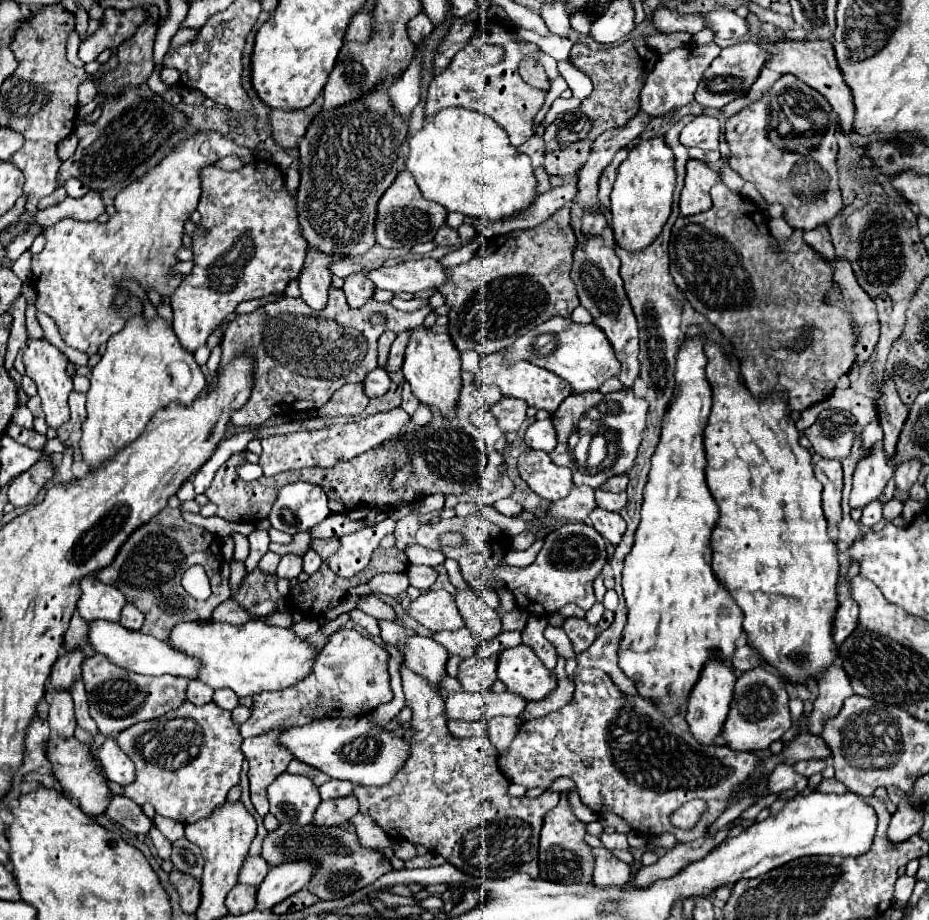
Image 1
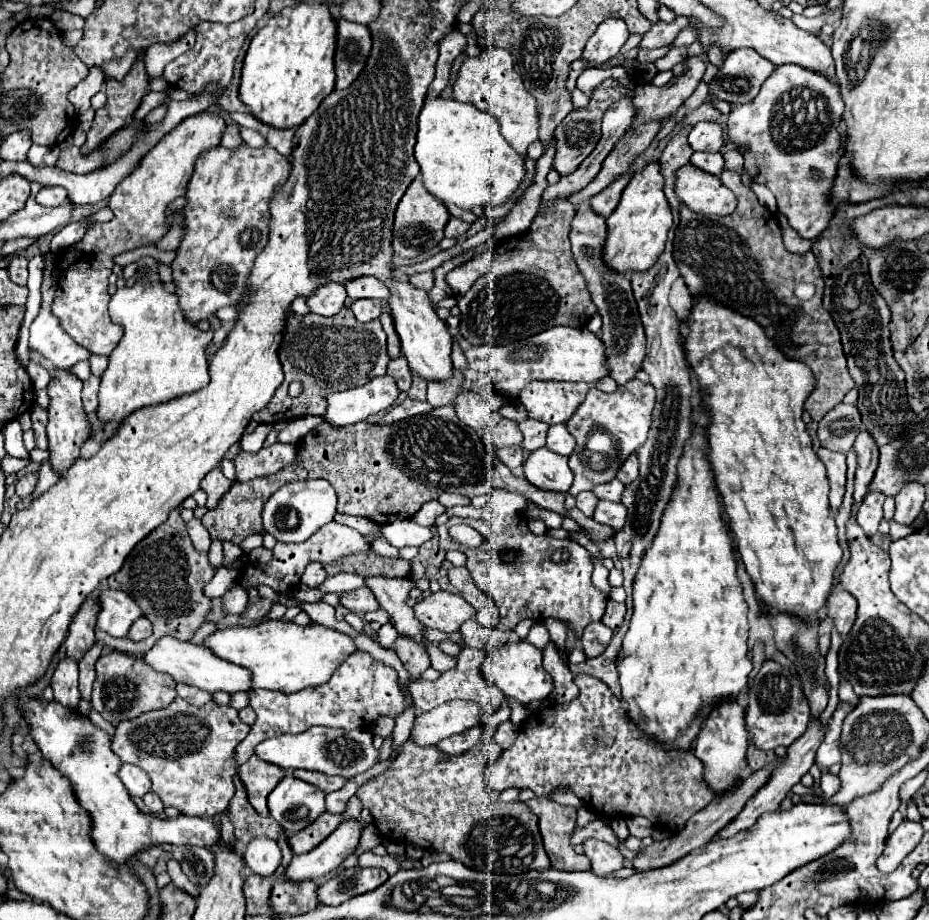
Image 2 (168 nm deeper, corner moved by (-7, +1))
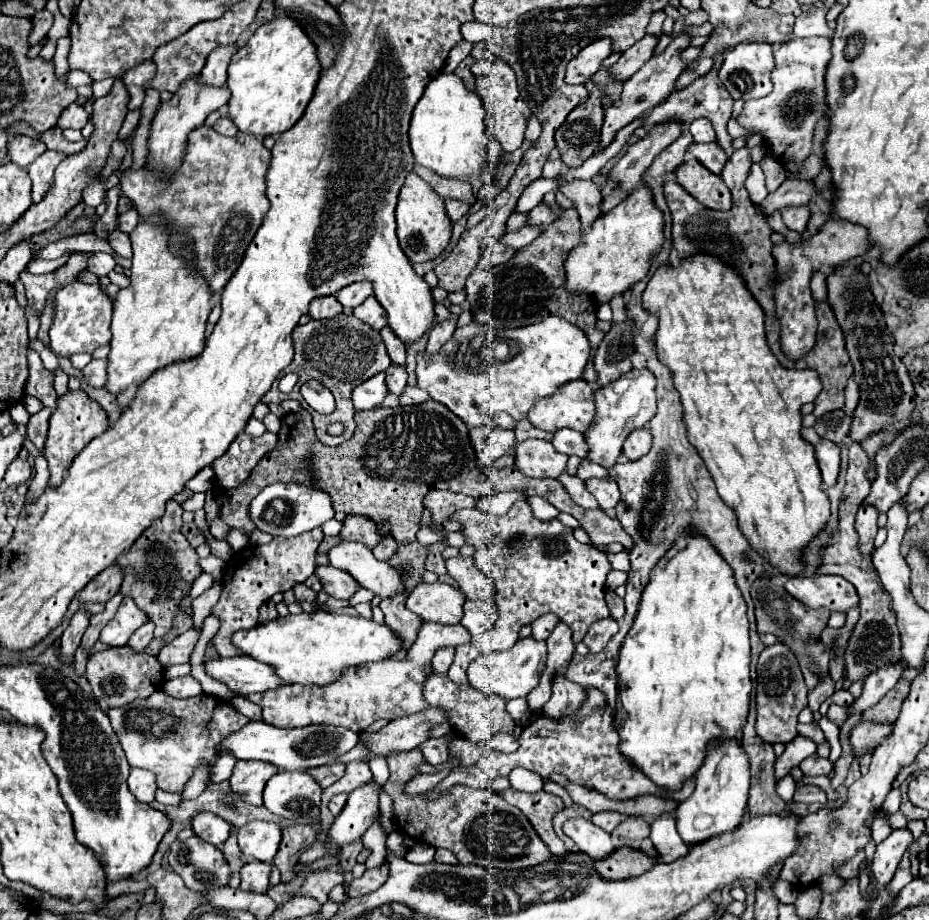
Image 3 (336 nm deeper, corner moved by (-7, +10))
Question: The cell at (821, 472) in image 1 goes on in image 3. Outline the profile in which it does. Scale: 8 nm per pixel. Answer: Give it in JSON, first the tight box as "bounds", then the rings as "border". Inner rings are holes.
{"bounds":[802,428,840,488],"border":[[[802,428],[802,438],[814,446],[814,454],[818,460],[818,468],[822,474],[824,488],[830,488],[836,484],[838,472],[840,472],[840,448],[828,440],[822,440],[814,428]]]}

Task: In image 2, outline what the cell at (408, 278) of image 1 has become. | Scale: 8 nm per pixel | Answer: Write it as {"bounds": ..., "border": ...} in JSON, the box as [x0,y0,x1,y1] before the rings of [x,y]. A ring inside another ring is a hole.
{"bounds":[346,277,390,301],"border":[[[354,277],[350,281],[346,281],[346,291],[350,299],[380,299],[380,301],[388,301],[390,299],[390,289],[384,281],[378,281],[376,277]]]}

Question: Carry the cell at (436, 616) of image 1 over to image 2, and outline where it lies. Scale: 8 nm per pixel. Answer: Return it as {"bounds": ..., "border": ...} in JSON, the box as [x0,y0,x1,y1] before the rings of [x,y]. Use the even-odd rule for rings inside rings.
{"bounds":[414,591,476,633],"border":[[[438,591],[414,605],[414,615],[418,621],[428,625],[428,629],[438,629],[442,633],[454,633],[460,625],[476,615],[476,609],[462,599],[462,595]]]}

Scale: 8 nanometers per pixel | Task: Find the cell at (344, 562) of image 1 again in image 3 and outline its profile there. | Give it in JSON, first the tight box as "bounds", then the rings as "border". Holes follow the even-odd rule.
{"bounds":[212,530,322,656],"border":[[[310,530],[304,534],[298,534],[294,538],[272,538],[270,544],[264,546],[246,546],[242,552],[234,552],[234,556],[228,562],[222,594],[212,608],[212,616],[220,620],[220,628],[212,638],[212,646],[218,652],[218,656],[242,656],[242,652],[232,644],[232,634],[238,630],[250,630],[260,624],[258,610],[264,602],[270,600],[276,592],[286,592],[294,588],[296,584],[302,584],[306,580],[306,574],[312,574],[316,568],[314,556],[318,550],[318,544],[322,542],[322,530]]]}

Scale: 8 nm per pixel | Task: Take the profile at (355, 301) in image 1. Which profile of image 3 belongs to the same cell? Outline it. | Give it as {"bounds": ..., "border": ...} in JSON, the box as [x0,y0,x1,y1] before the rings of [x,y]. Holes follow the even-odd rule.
{"bounds":[354,296,386,330],"border":[[[372,296],[358,308],[354,308],[354,316],[364,324],[372,326],[374,330],[382,330],[386,326],[386,312],[382,312],[382,306]]]}

